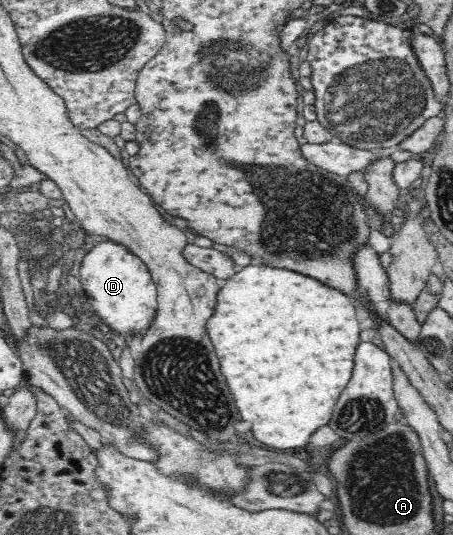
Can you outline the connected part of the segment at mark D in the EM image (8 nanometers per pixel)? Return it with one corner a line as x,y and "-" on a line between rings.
107,240
94,246
85,256
77,283
85,293
91,311
113,332
123,336
145,336
157,316
158,293
150,272
141,259

